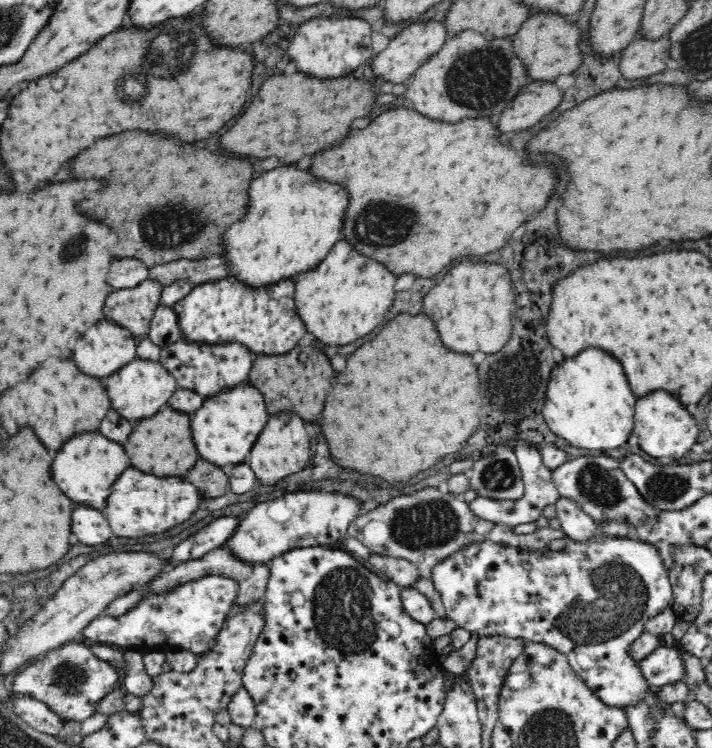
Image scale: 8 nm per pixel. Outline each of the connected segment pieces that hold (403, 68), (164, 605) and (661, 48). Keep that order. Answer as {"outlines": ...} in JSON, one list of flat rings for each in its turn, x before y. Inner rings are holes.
{"outlines":[[[431,18,427,22,408,23,391,39,386,49,371,59,371,67,378,78,390,80,396,84,407,81,421,64,434,56,442,48,448,37,445,21]],[[220,575,203,576,196,581,191,581,186,585,174,586,172,590,162,590,162,592,148,592,134,608,130,608,122,616,108,616,101,614,92,622,84,626,82,630,85,641,91,643,101,643,116,646,122,646,122,650,138,650,142,654,147,651,170,650,189,650,195,655,204,654,206,650,214,648,216,636,222,628,222,622,232,606,232,602,237,600,238,585,230,578]],[[668,35,658,40,638,36,620,52,619,69,623,77,634,80,662,72,671,58,670,45]]]}

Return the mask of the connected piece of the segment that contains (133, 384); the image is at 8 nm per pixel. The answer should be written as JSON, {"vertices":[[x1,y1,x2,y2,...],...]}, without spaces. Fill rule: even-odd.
{"vertices":[[138,357,134,358,132,362,128,362,116,373,105,377,103,382,110,397,111,408,117,410,131,422,156,414,164,404,167,404,168,398,178,387,174,376,159,360,144,360]]}

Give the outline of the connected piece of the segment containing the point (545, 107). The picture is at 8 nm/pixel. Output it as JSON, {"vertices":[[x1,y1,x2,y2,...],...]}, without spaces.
{"vertices":[[534,81,522,86,520,94,510,102,510,106,502,112,498,120,500,132,522,130,536,124,540,118,556,110,564,100,565,90,556,85,554,81]]}

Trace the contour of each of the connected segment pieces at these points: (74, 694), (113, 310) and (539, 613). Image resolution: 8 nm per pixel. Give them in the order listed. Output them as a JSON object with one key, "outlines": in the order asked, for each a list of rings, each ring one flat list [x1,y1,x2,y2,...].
{"outlines":[[[85,641,64,643,39,656,38,660,19,672,13,681,12,691,27,692,32,698,45,702,64,721,82,722,94,714,101,698,112,692,112,688,120,686,118,672,114,676,88,676,87,664,90,660,94,662]],[[148,278,144,282,140,282,134,288,120,289,112,292,106,298,106,306,104,306,104,316,108,320,115,322,127,329,137,339,146,336,150,330,150,323,154,317,155,311,161,305,161,292,163,291,163,284,156,280]],[[594,532,594,536,588,538,588,540,574,540,568,537,566,546,562,550,556,551,546,551,542,548,513,547,490,541,472,543,434,566,431,579,436,590,440,593,446,616,458,622,464,630,487,637,502,635,508,638,522,638,524,642,540,643,557,650,566,655,574,672,594,691,594,694,598,695,602,702,622,709,624,706,638,704,644,698,644,692,652,689,648,686,648,681,644,679,644,675,640,673,638,662,628,655,628,648,645,631,646,621,658,616,662,610,670,605,670,600,673,598,673,587,668,579,668,571,657,546,633,538,618,538,602,532]]]}

